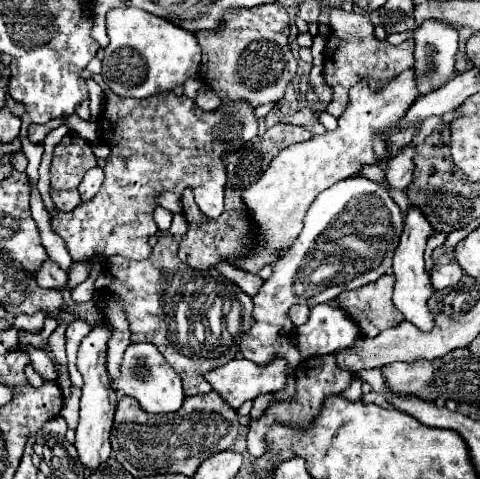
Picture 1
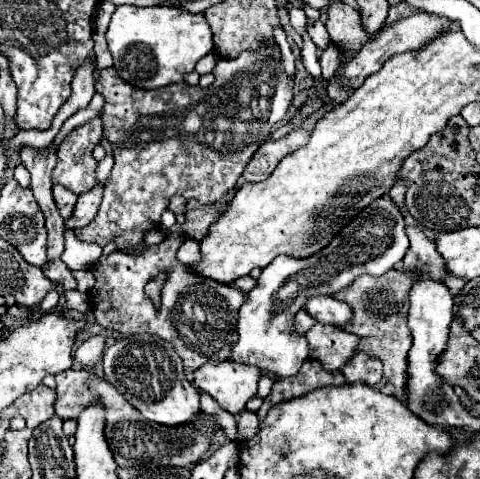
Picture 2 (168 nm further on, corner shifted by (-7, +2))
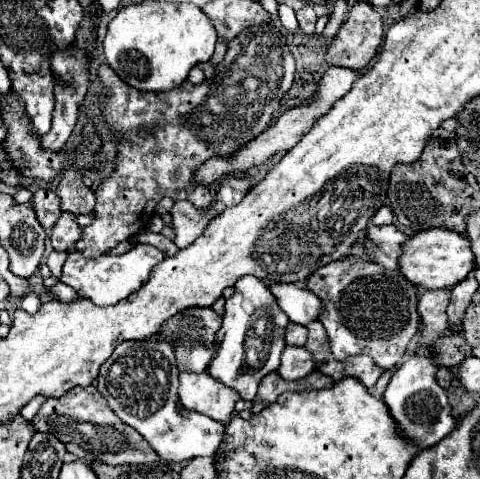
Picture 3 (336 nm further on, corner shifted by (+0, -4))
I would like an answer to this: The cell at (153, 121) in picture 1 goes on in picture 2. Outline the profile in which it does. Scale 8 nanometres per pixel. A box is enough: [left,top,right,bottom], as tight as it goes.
[75,40,295,254]

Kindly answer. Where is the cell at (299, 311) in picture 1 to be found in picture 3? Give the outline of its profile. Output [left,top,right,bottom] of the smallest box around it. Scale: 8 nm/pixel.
[286,322,308,346]

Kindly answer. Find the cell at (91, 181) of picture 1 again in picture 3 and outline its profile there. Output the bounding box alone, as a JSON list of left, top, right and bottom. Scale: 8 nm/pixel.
[50,214,82,250]

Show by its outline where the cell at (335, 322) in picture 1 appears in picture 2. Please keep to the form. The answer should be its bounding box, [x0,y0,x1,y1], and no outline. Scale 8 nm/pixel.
[303,296,351,326]

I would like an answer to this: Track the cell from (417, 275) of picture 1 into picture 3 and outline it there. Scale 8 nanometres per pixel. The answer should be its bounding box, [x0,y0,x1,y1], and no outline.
[384,346,456,448]

